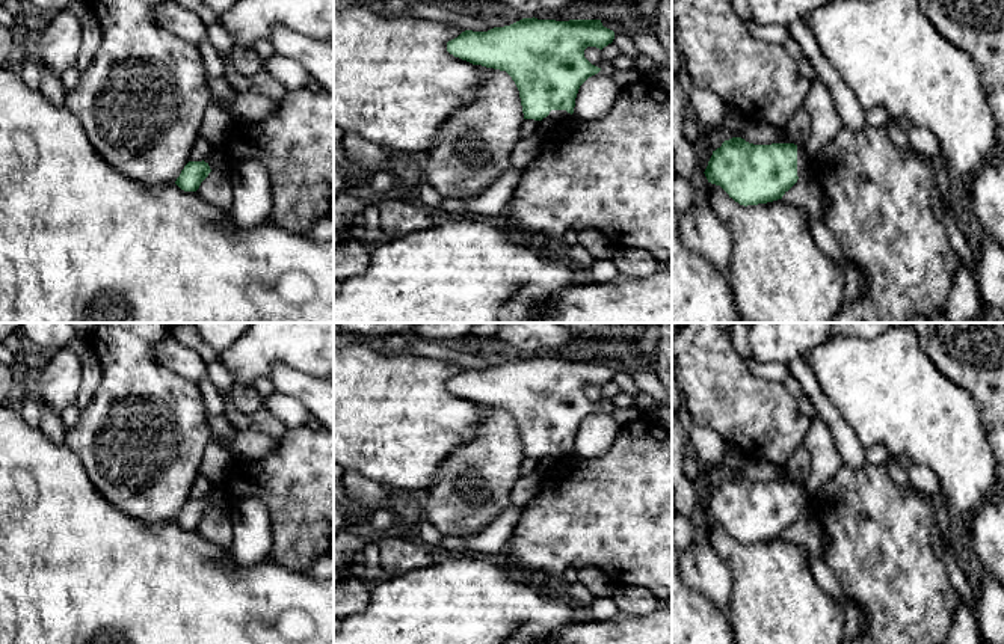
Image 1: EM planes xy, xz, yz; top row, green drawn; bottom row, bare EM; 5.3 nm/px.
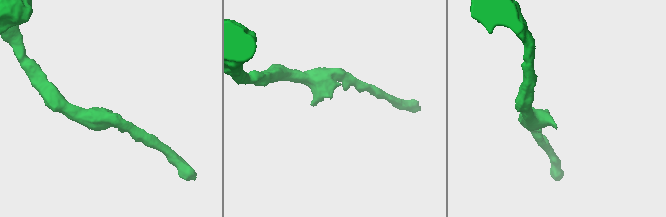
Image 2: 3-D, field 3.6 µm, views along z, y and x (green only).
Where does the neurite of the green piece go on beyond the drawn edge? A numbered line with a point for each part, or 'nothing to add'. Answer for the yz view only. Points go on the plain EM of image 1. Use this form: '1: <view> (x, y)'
1: yz (802, 501)

